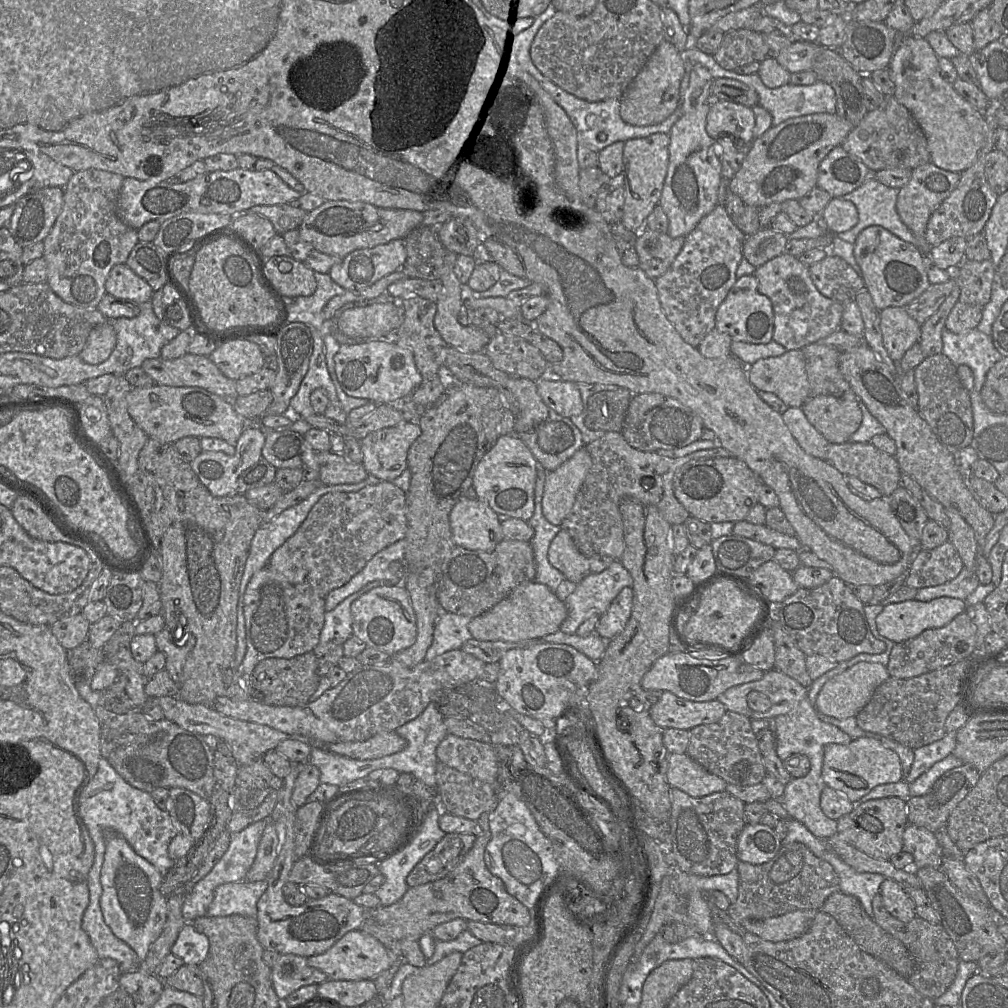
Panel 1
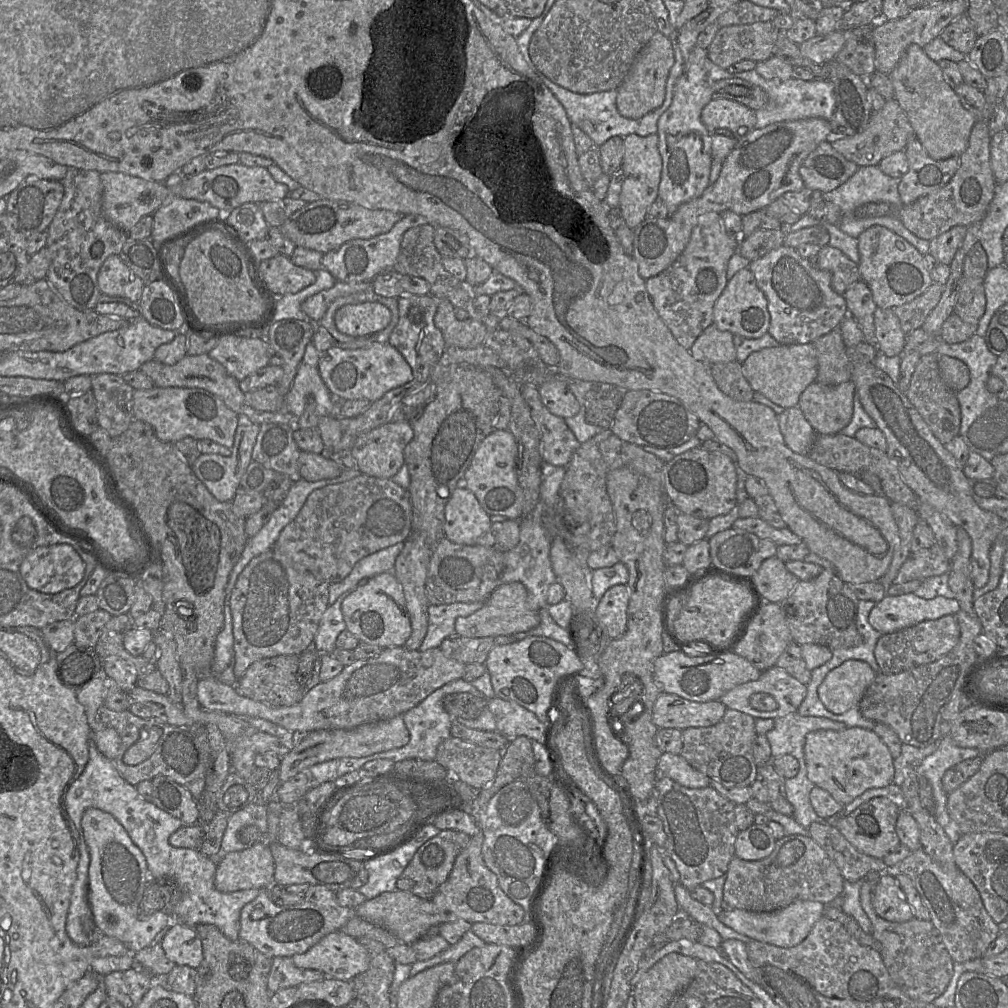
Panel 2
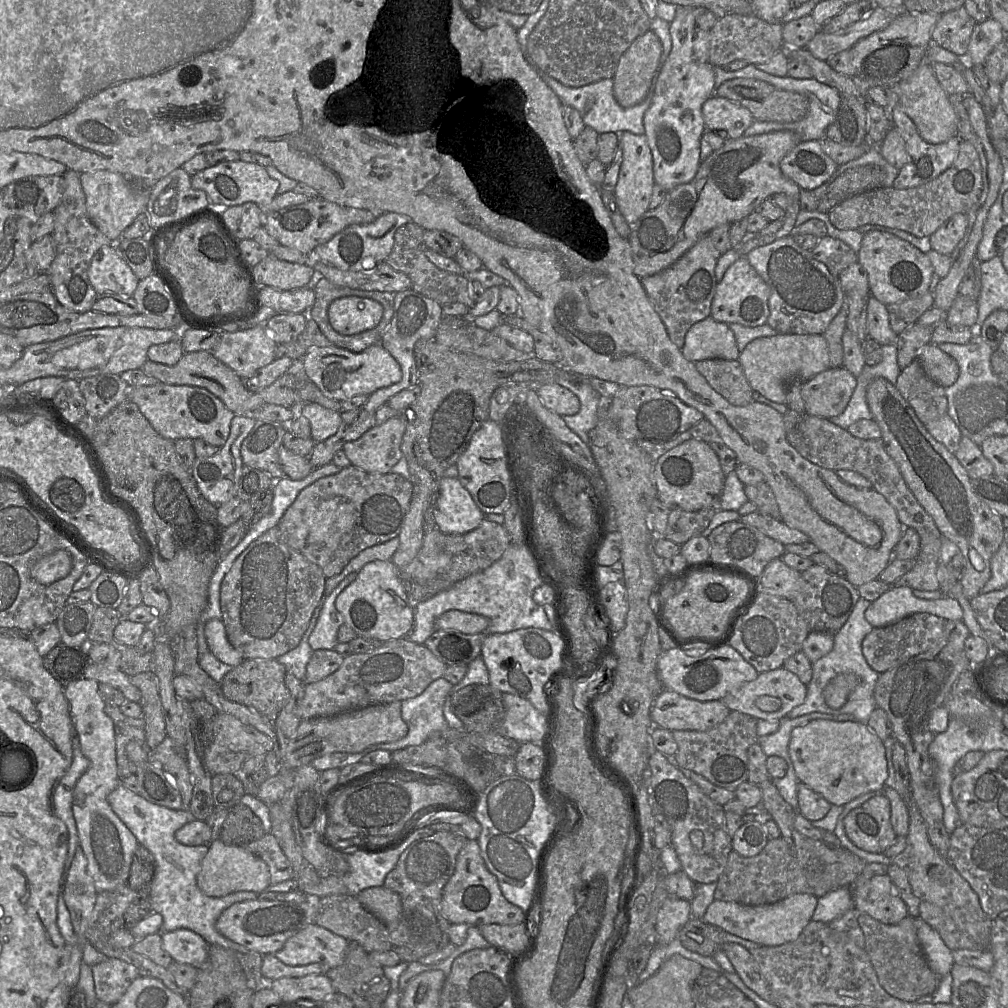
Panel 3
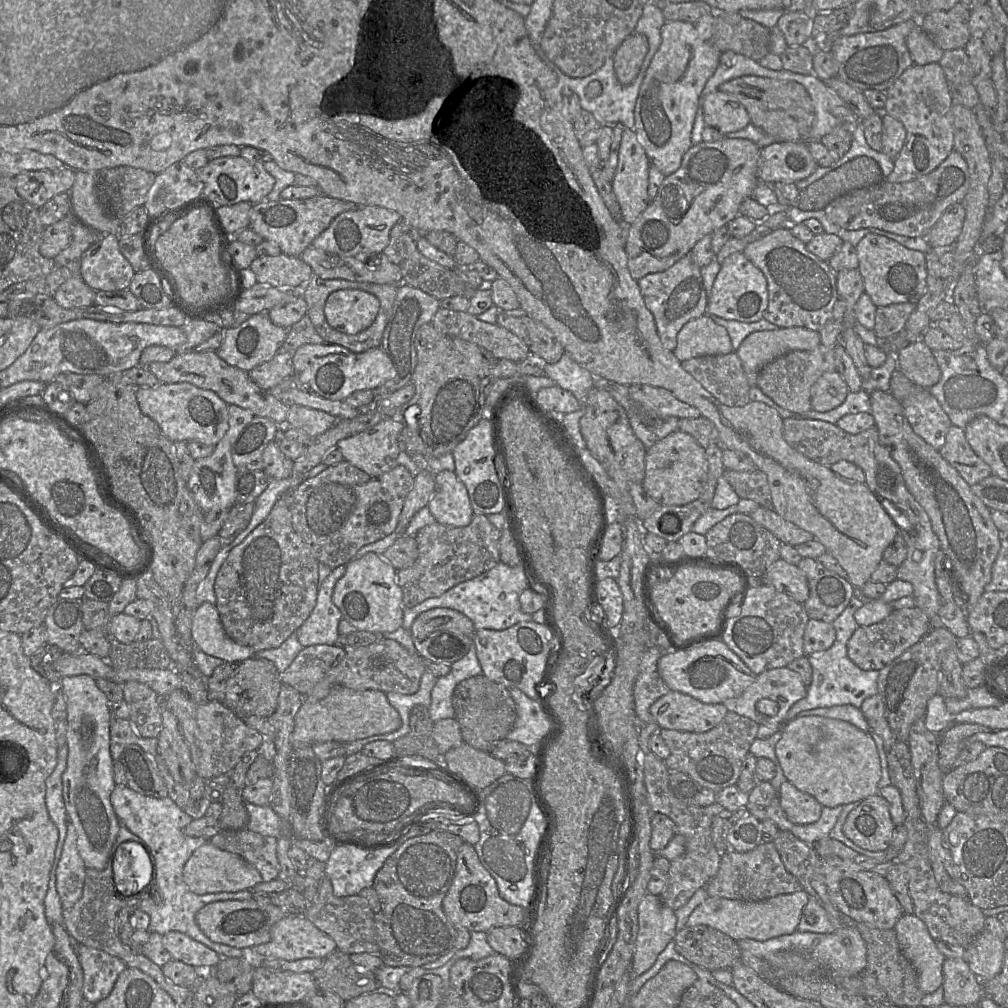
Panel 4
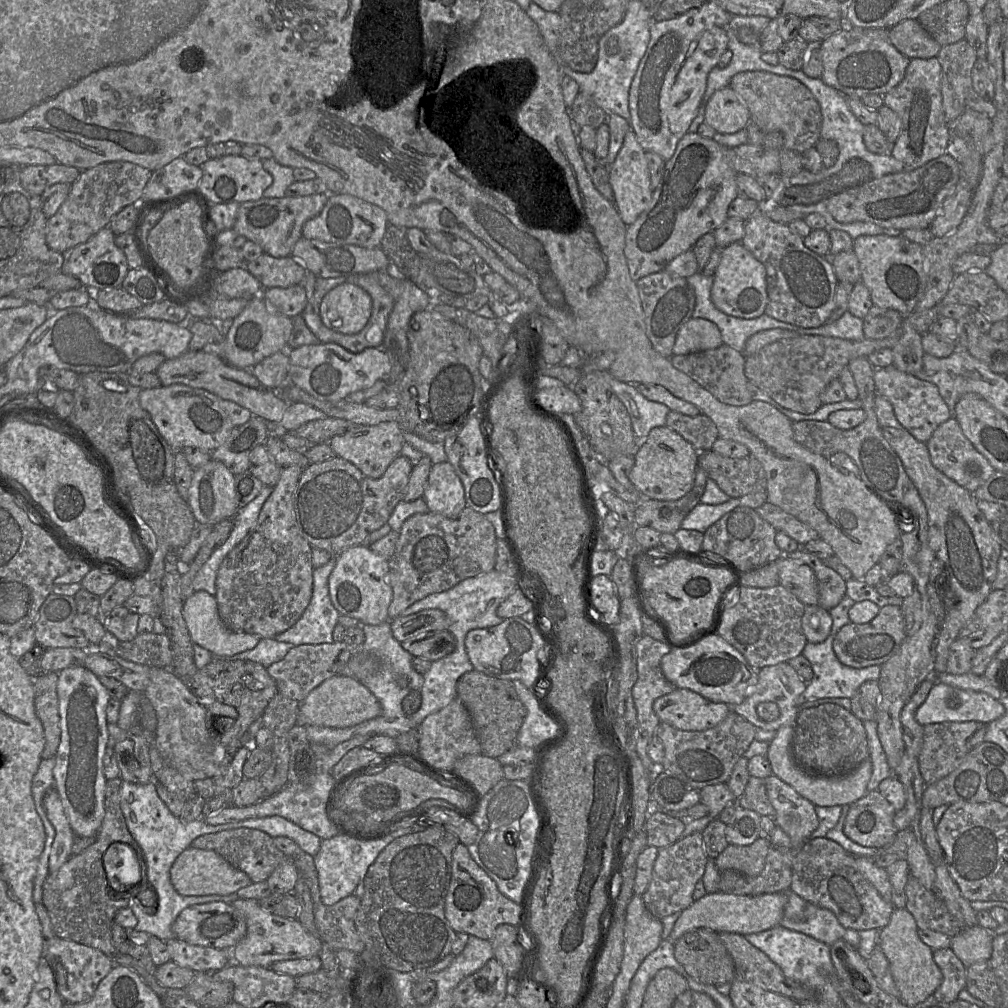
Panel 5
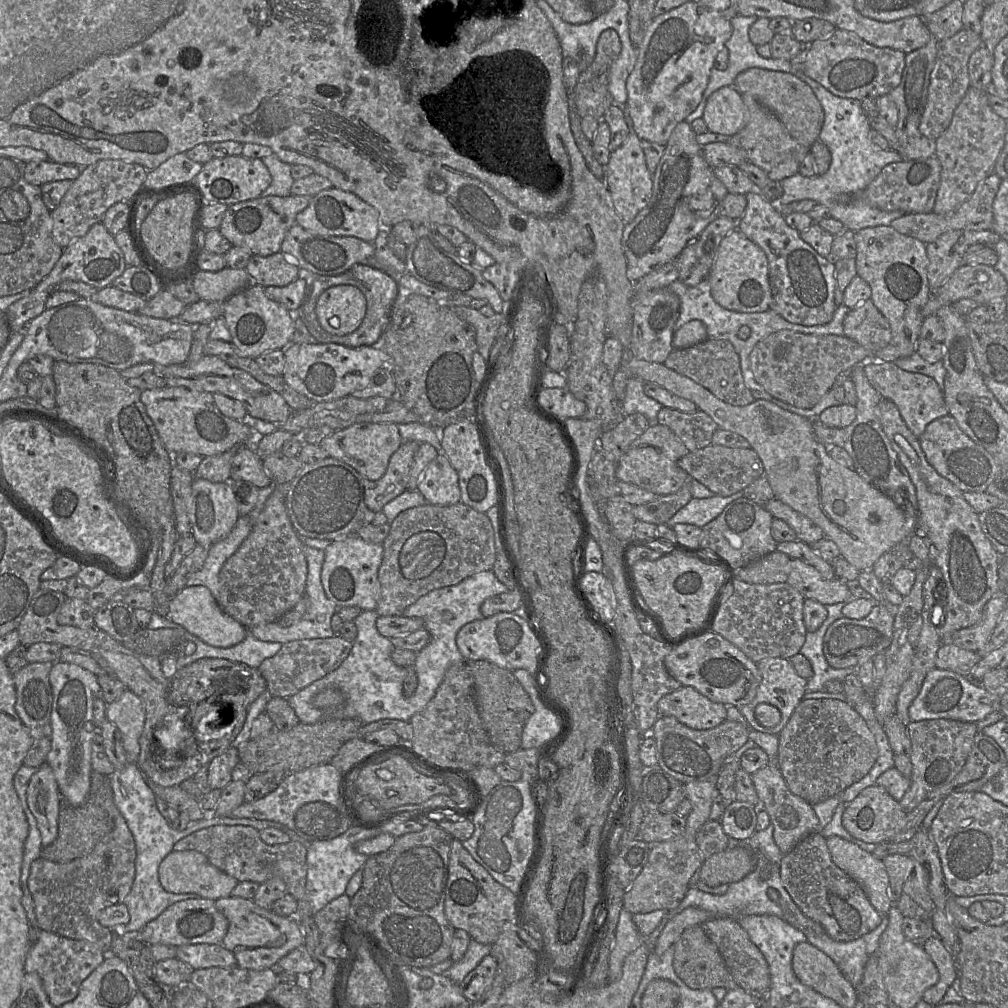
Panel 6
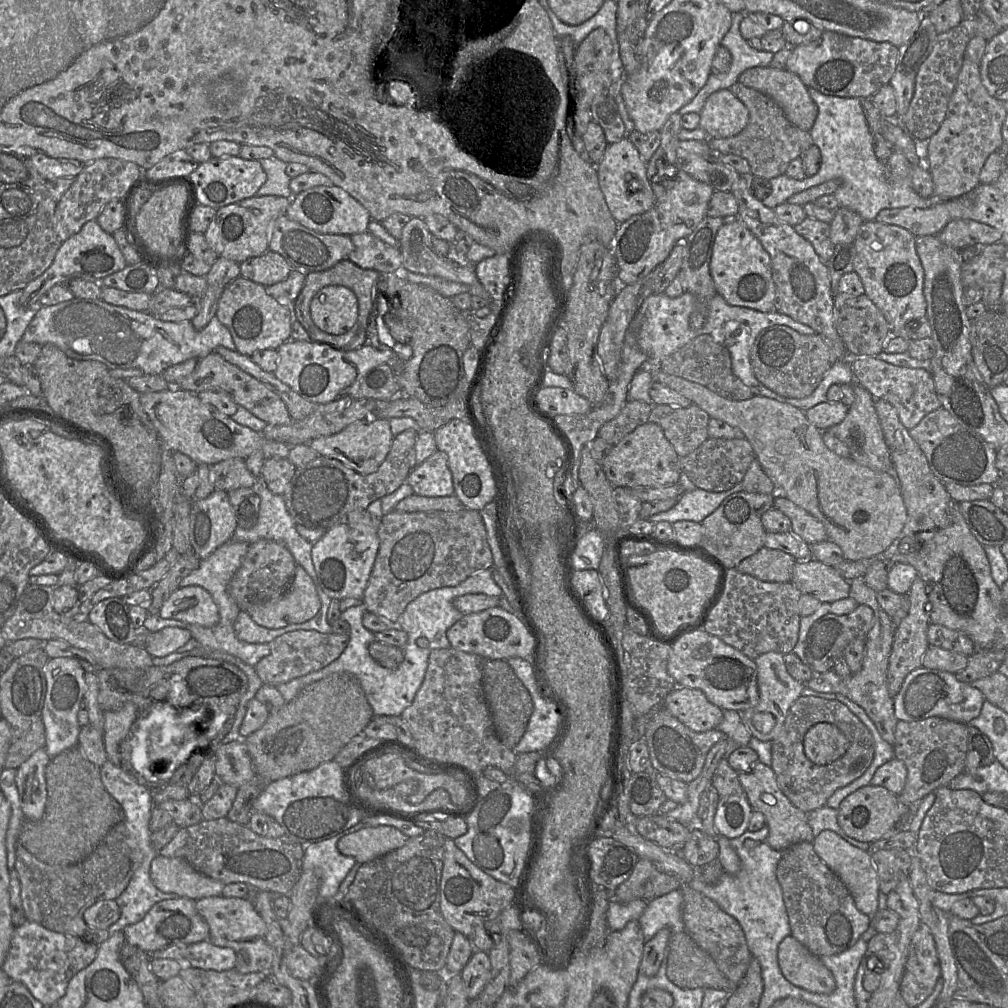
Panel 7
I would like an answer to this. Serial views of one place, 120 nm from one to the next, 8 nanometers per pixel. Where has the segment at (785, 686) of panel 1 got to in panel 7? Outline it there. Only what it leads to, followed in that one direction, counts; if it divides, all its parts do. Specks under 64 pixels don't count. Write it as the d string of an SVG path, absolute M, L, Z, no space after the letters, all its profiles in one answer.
M764 653L755 659L755 663L760 699L757 705L742 712L742 719L753 737L772 741L781 732L790 707L802 695L806 684L795 680L788 673L781 653Z

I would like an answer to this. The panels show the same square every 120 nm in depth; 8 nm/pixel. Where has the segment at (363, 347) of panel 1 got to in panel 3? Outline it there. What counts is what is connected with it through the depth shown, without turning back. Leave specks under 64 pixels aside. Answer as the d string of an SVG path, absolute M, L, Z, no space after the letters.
M374 344L362 352L356 353L337 346L311 347L302 358L302 367L307 378L330 399L346 401L357 395L370 396L376 390L391 386L402 379L402 370L398 361L380 344Z

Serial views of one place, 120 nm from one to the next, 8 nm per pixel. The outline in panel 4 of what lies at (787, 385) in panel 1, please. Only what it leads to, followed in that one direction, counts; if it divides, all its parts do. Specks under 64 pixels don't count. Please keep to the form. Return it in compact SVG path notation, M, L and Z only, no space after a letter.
M803 327L779 328L750 333L736 350L750 387L760 370L774 359L796 350L812 350L821 344L818 331Z

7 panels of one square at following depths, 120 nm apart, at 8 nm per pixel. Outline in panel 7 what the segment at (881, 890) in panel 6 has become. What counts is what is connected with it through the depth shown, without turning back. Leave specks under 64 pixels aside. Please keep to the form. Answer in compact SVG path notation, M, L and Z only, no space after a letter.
M831 830L820 832L813 840L813 847L821 860L840 878L851 893L856 907L873 917L880 909L879 880L870 851L864 851Z

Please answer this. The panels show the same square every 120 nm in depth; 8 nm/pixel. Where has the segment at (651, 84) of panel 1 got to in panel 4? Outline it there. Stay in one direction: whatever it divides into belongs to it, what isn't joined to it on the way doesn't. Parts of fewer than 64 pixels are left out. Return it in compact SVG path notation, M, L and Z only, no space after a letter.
M638 33L627 37L618 47L613 56L614 69L617 79L622 85L630 85L635 80L648 48L646 36Z

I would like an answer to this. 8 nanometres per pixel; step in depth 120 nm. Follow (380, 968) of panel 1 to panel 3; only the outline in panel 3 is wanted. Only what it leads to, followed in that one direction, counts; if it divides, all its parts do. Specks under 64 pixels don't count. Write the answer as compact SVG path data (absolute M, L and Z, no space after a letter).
M312 924L289 938L274 956L288 966L316 963L331 969L343 963L348 943L343 937Z

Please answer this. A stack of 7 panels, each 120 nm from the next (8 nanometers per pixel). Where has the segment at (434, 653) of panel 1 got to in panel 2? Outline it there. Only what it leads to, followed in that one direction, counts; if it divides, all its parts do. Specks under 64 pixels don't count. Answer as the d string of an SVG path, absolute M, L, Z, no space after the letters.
M456 602L451 604L430 604L428 608L428 630L420 650L437 648L449 635L456 633L458 617L469 616L479 610L483 602Z

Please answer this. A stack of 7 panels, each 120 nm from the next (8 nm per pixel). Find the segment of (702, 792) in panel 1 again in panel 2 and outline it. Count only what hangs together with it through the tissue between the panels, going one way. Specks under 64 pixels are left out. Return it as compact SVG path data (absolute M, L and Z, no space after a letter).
M662 753L657 770L660 776L668 777L687 788L706 788L710 784L710 778L694 769L680 755Z

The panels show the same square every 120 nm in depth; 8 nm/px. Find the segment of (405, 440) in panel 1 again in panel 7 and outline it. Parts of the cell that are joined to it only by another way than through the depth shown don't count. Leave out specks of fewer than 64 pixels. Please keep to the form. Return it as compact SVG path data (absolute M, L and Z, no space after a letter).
M371 417L355 421L336 434L314 438L309 445L319 455L337 459L357 473L368 475L377 471L385 460L393 437L389 419Z

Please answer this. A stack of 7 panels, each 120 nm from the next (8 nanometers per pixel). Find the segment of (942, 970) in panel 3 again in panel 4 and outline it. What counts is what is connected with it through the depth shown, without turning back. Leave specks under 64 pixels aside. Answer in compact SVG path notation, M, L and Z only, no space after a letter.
M904 913L898 919L894 931L902 954L910 961L916 971L919 988L924 994L931 994L943 983L942 967L946 957L938 950L926 925L914 914Z

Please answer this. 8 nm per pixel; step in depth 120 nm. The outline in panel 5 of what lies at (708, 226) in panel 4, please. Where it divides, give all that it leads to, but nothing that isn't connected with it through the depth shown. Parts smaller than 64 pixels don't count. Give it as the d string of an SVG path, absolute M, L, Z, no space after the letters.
M687 132L678 142L674 154L666 160L663 175L647 208L638 216L635 222L627 226L624 254L627 260L631 278L639 279L660 272L676 256L693 248L703 235L713 232L728 218L729 204L738 196L736 170L729 159L729 150L714 141L705 138L698 132Z

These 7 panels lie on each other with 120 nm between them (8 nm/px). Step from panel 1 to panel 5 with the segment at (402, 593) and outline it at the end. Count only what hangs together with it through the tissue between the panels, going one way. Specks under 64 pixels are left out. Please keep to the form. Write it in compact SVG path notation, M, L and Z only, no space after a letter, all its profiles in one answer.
M360 544L335 556L335 560L328 585L332 604L339 613L356 618L360 624L379 625L389 621L388 608L393 597L393 590L388 582L389 558Z

